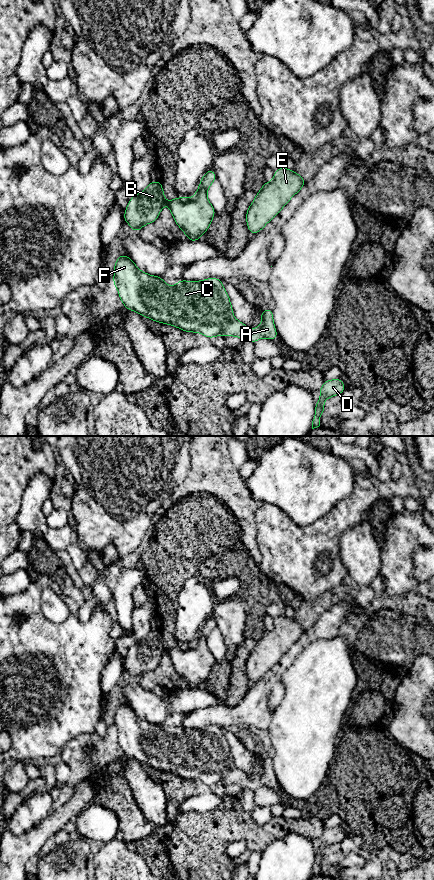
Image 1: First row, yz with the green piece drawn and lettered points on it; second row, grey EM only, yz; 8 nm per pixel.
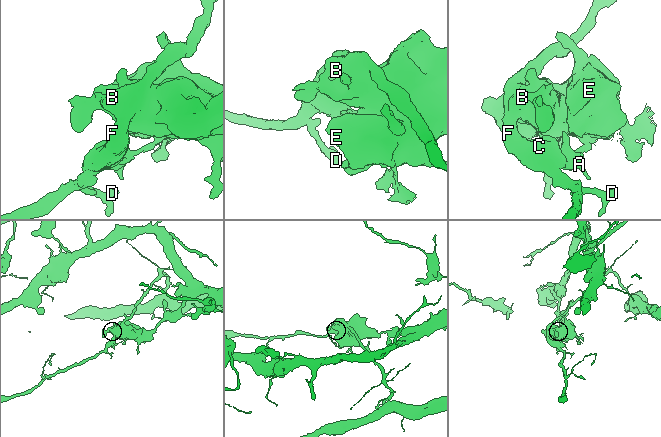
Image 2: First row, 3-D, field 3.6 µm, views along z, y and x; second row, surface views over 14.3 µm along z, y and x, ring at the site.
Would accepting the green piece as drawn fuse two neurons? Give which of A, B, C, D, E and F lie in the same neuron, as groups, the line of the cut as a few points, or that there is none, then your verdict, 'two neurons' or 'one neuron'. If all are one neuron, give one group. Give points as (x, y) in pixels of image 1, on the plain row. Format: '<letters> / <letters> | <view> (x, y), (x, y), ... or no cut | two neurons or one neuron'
A E / B C D F | yz (232, 764), (221, 781) | two neurons

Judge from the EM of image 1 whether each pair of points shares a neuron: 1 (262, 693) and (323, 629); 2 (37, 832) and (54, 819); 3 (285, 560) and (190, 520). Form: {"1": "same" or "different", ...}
{"1": "same", "2": "same", "3": "different"}

